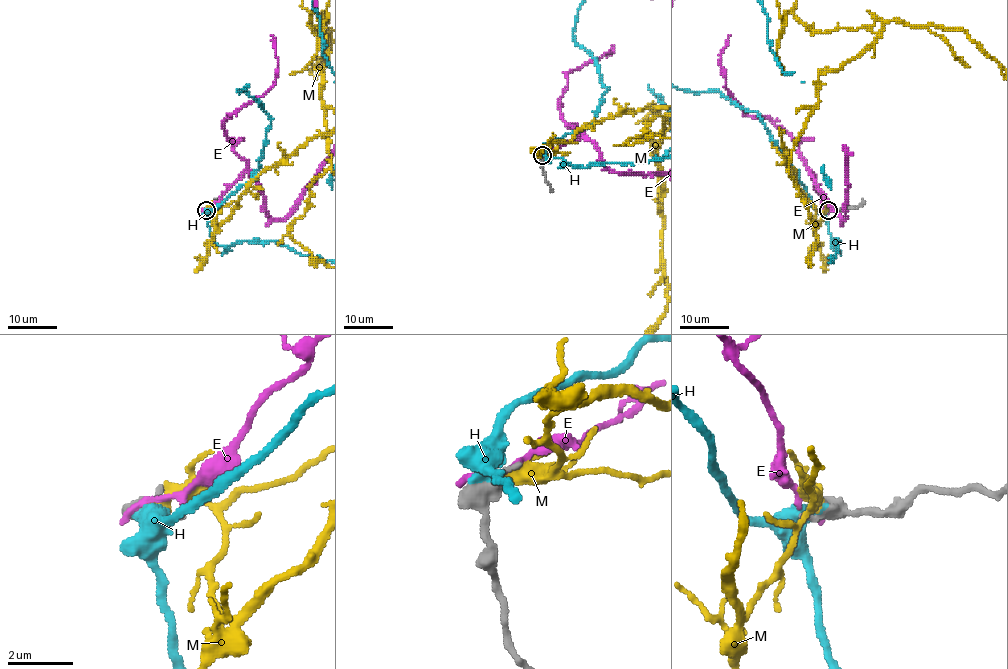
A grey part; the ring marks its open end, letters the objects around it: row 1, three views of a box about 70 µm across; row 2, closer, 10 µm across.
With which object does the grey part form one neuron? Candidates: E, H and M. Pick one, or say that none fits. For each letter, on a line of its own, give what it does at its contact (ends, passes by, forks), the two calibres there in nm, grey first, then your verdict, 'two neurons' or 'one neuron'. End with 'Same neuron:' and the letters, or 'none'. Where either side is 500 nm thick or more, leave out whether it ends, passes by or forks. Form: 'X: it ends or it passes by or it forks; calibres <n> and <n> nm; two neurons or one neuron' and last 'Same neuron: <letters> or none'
E: it ends; calibres 440 and 240 nm; two neurons
H: calibres 600 and 460 nm; one neuron
M: it ends; calibres 400 and 380 nm; two neurons
Same neuron: H

